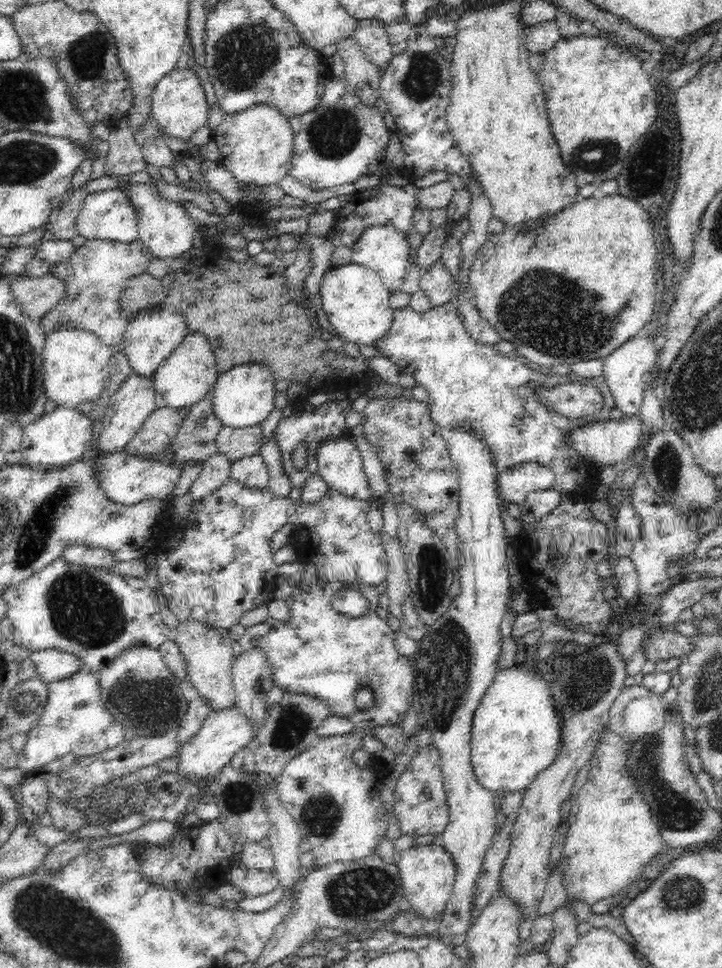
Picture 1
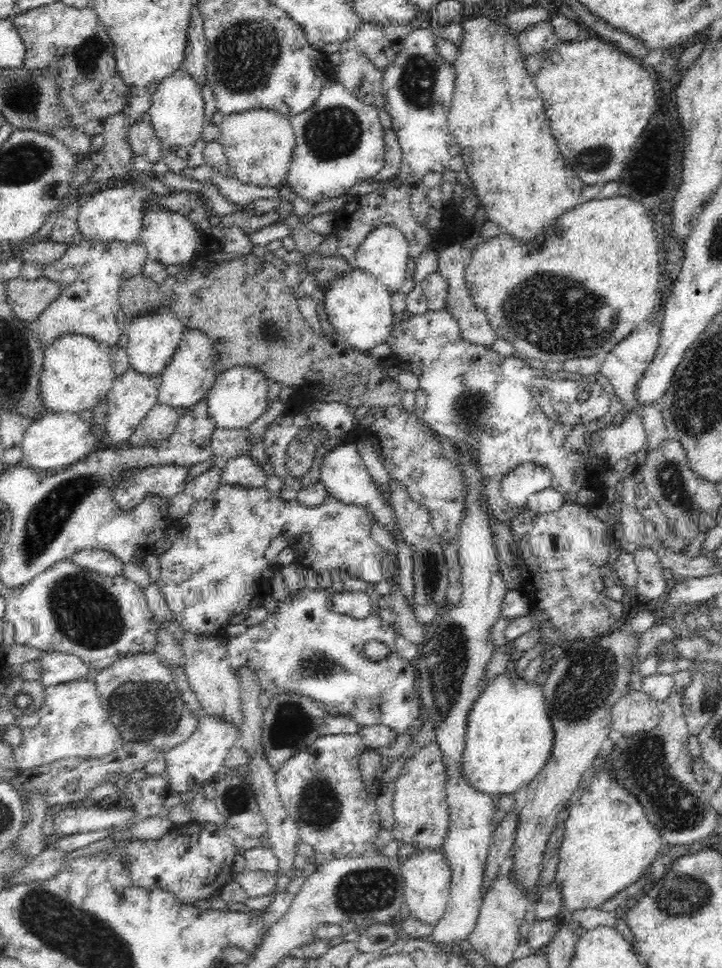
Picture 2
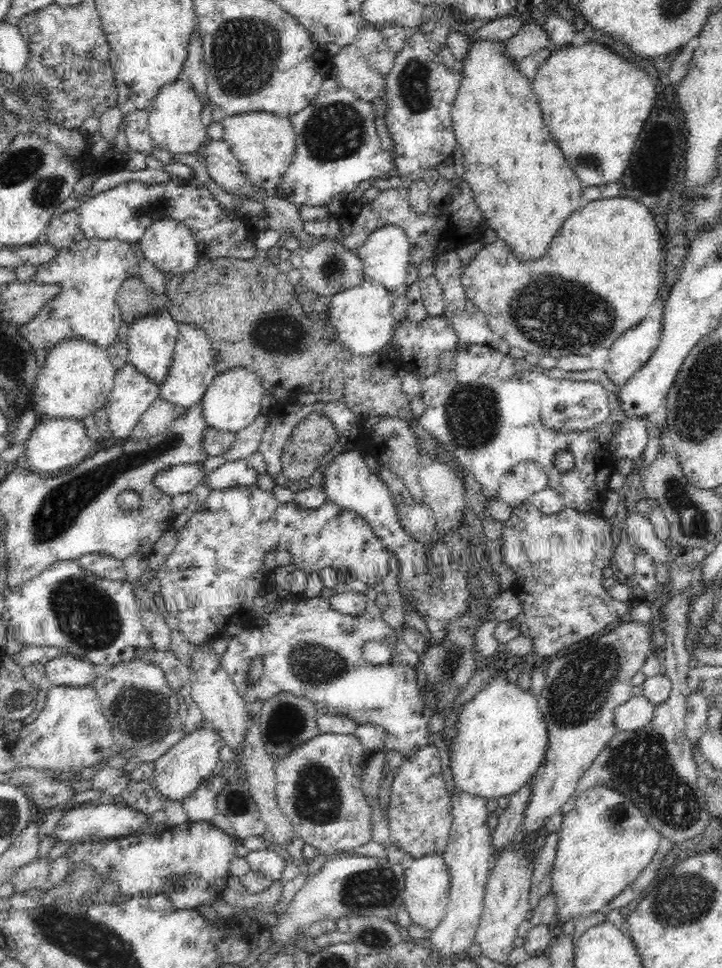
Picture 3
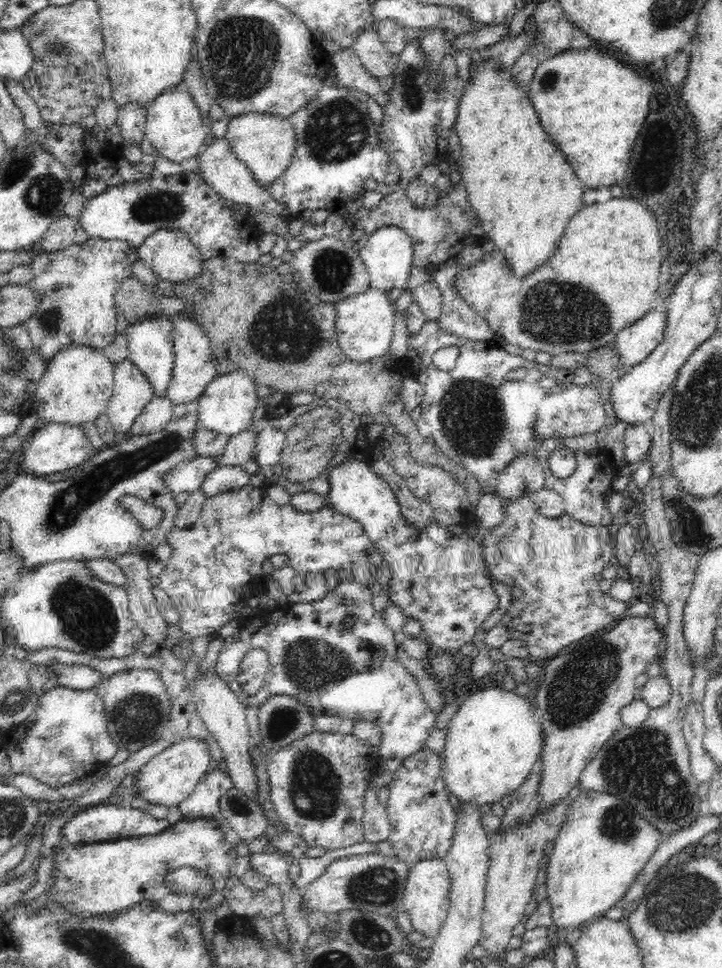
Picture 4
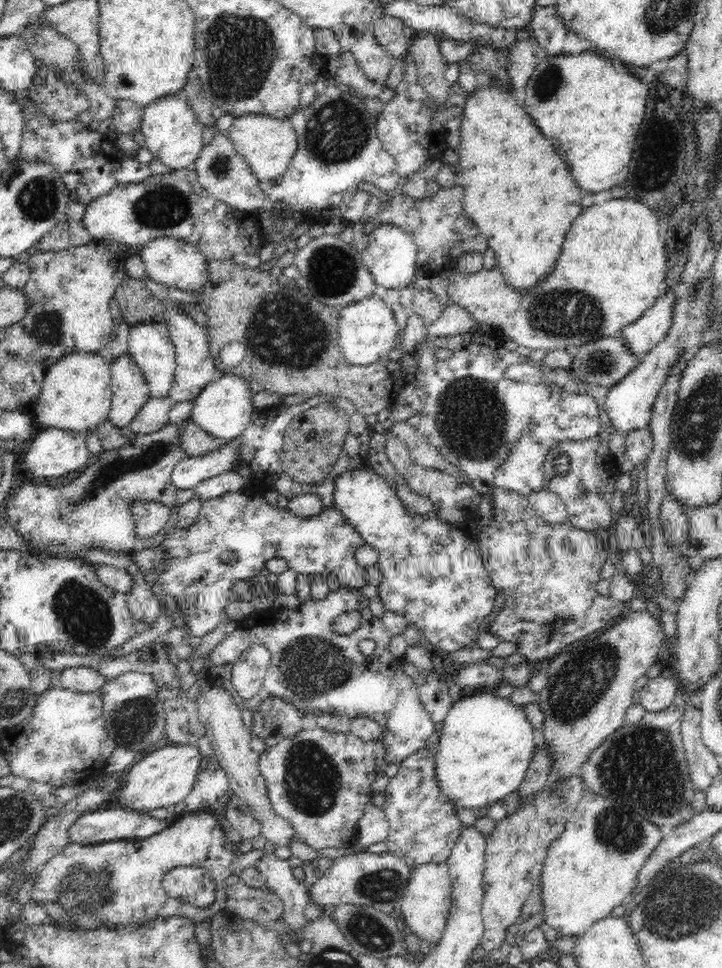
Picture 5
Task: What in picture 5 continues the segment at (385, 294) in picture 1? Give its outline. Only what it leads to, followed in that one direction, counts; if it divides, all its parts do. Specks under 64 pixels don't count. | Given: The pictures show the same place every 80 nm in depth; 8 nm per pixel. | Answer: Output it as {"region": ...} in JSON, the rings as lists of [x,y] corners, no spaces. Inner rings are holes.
{"region":[[[381,293],[341,308],[337,329],[342,355],[348,364],[356,366],[371,365],[388,355],[388,352],[395,346],[398,332],[394,312],[384,302]]]}

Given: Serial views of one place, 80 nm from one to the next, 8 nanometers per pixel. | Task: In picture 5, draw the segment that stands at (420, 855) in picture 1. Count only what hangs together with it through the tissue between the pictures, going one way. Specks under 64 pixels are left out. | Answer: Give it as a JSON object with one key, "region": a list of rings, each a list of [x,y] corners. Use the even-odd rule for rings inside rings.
{"region":[[[429,862],[417,866],[411,872],[403,899],[401,916],[405,924],[420,940],[430,940],[436,944],[444,932],[451,907],[452,879],[445,862]]]}

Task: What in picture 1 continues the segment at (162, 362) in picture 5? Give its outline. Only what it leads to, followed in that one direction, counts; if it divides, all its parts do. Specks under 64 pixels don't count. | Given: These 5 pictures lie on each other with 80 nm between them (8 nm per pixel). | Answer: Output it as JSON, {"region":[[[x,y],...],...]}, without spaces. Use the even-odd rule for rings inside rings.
{"region":[[[150,310],[130,319],[120,347],[128,357],[132,370],[139,375],[150,377],[188,333],[187,324],[182,315],[166,312],[166,310],[164,312]]]}

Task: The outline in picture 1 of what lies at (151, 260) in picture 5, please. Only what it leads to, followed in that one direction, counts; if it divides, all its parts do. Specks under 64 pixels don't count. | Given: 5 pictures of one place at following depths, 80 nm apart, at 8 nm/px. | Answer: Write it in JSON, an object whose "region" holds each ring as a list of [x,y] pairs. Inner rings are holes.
{"region":[[[126,184],[123,191],[135,208],[139,239],[150,249],[152,256],[169,261],[192,248],[197,227],[182,204],[167,200],[153,185]]]}

